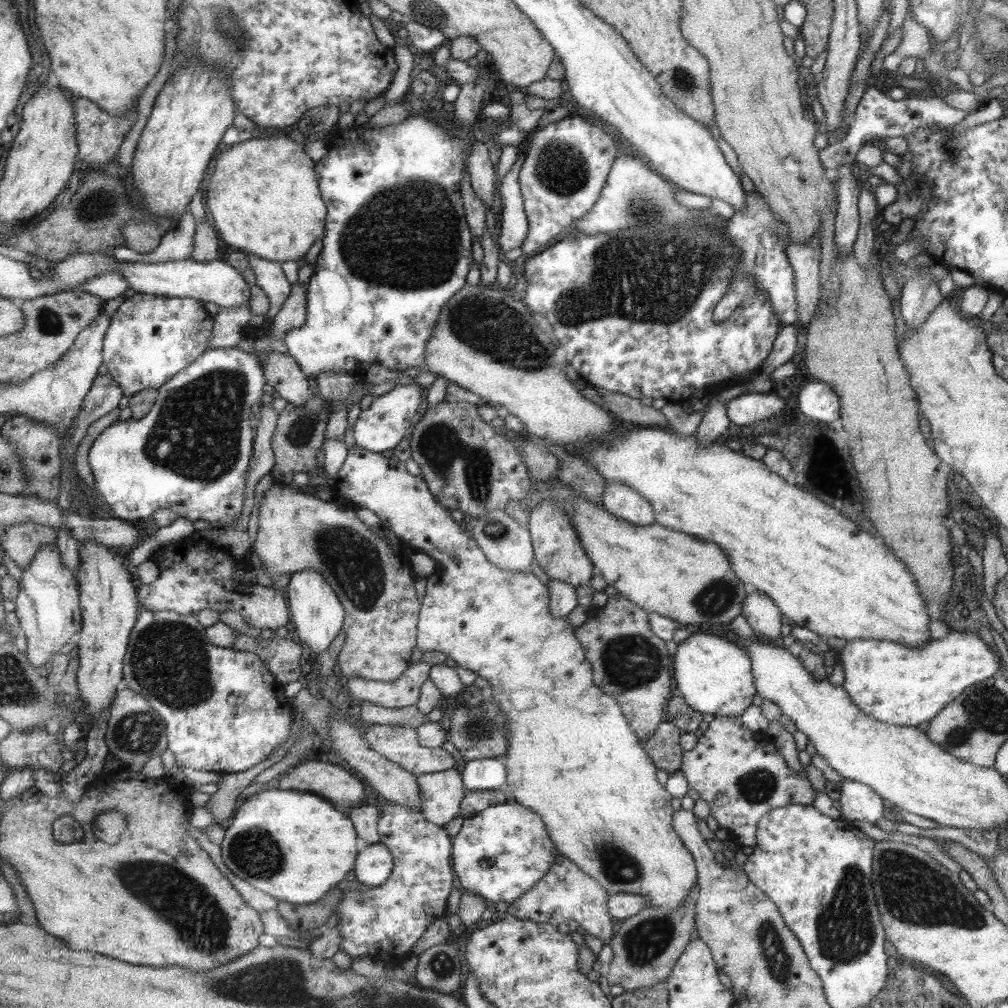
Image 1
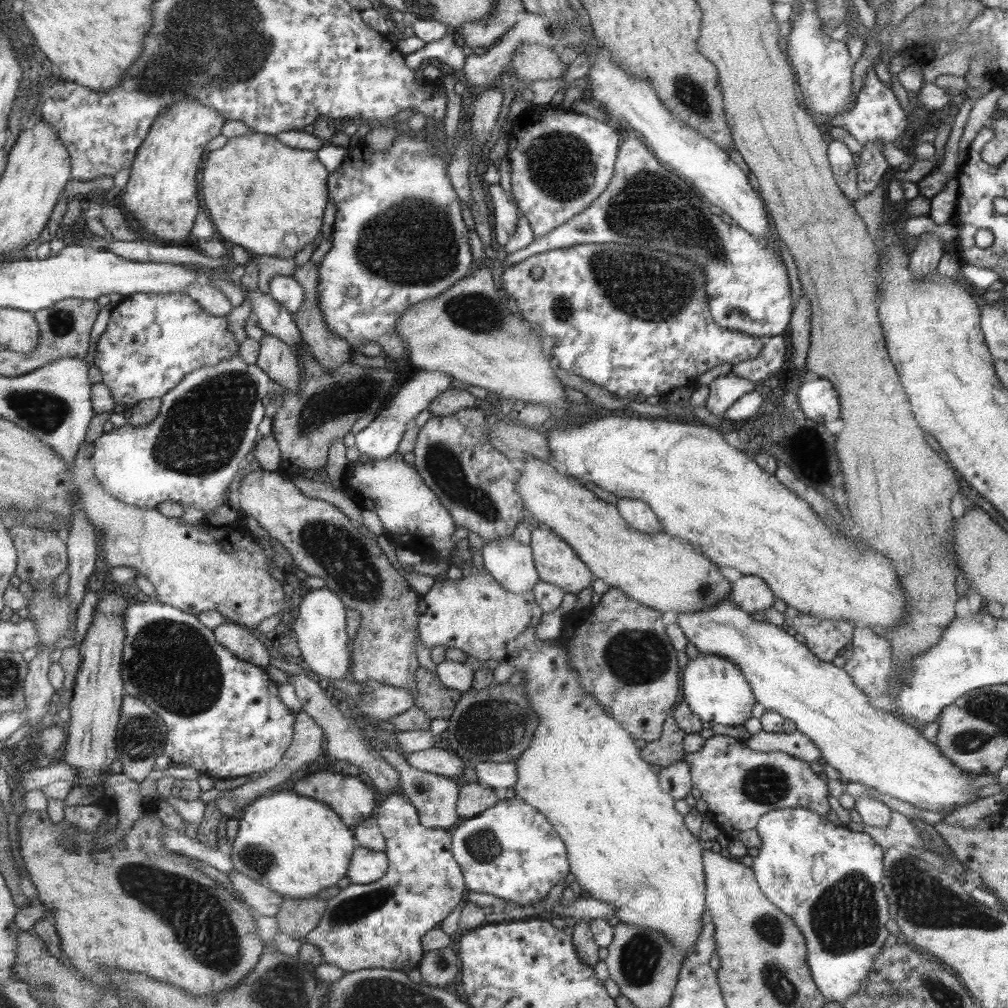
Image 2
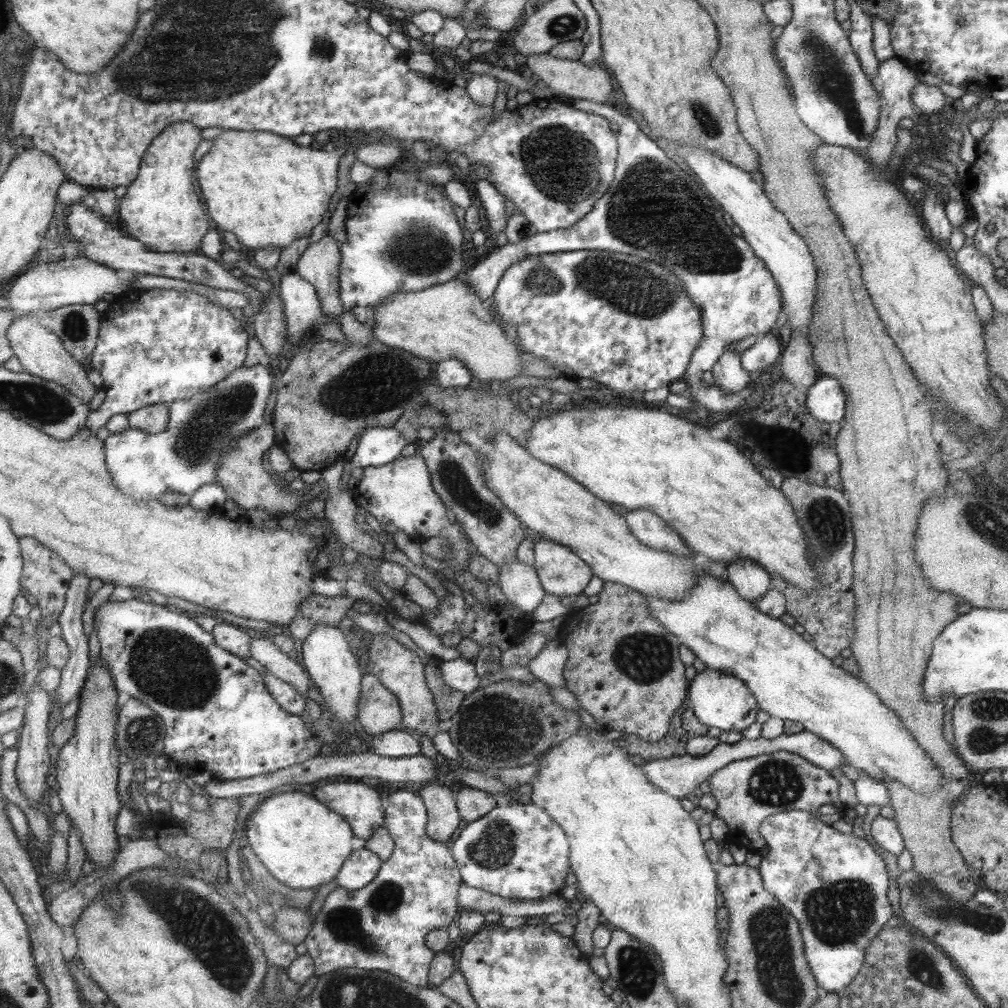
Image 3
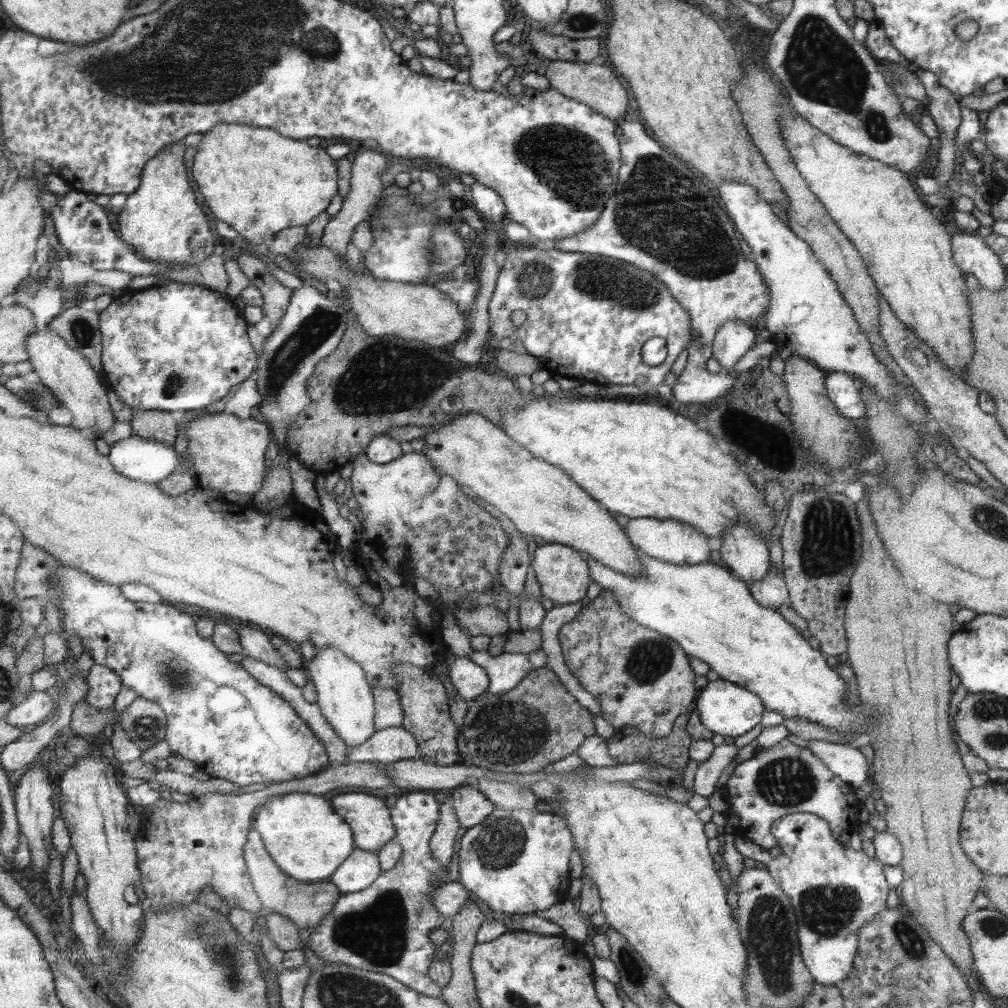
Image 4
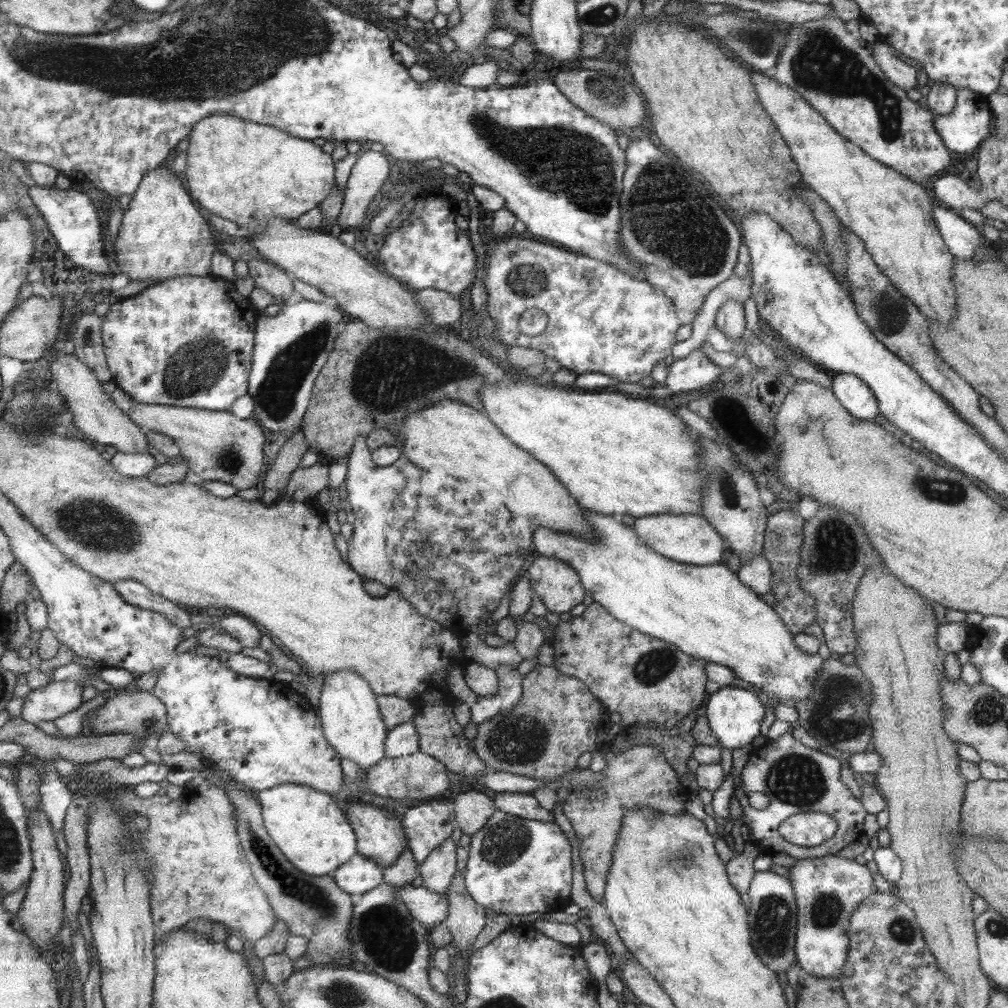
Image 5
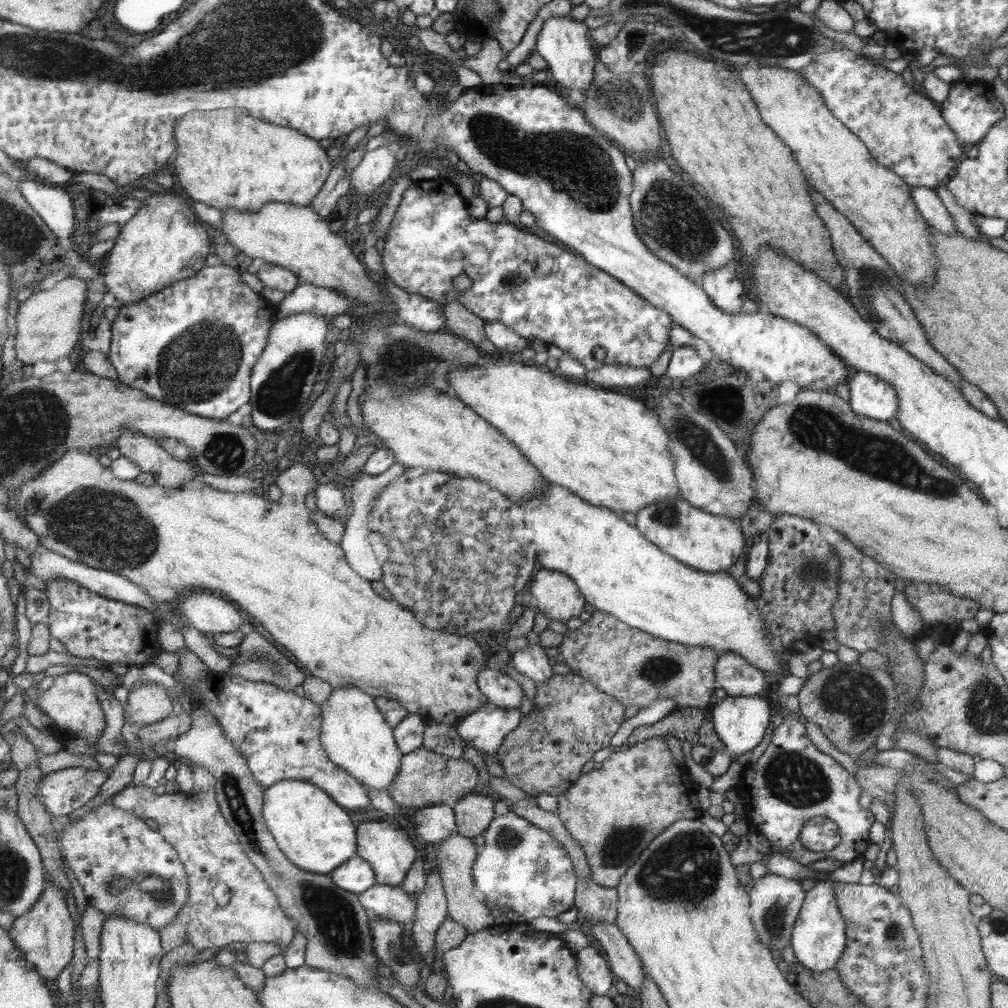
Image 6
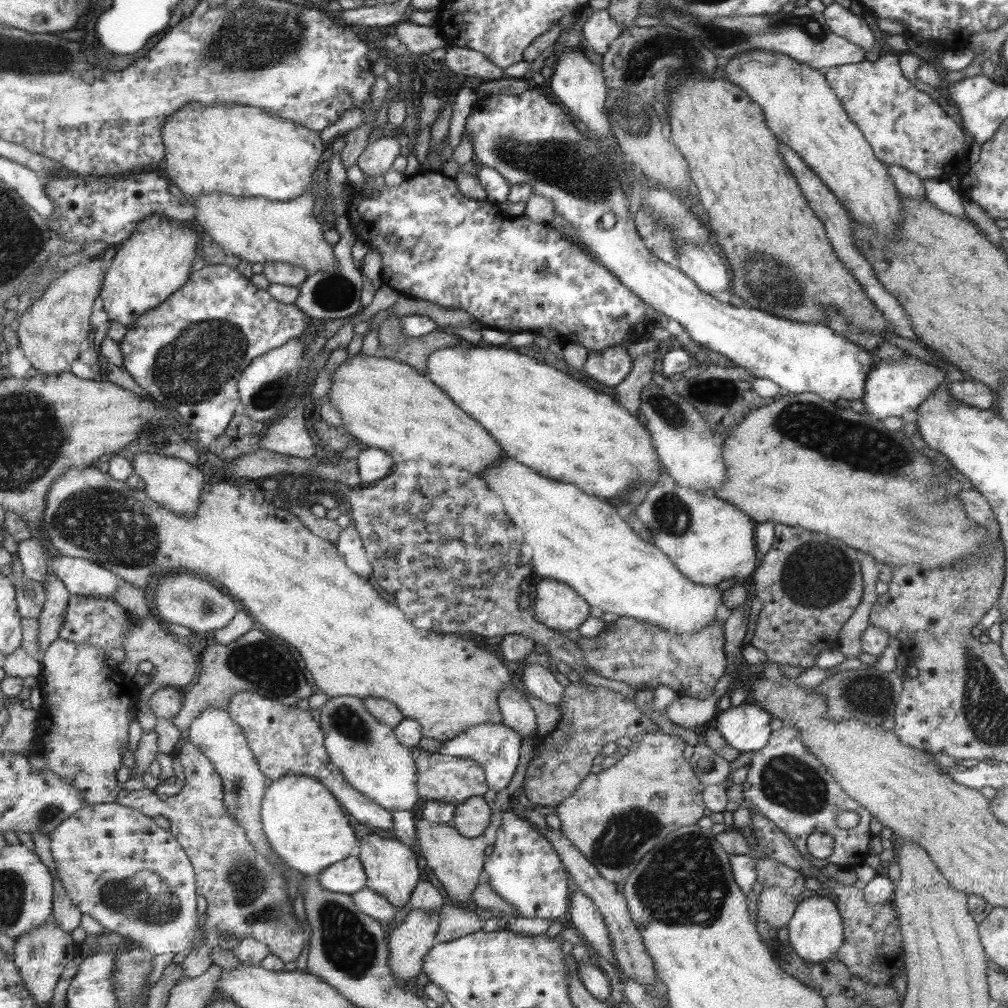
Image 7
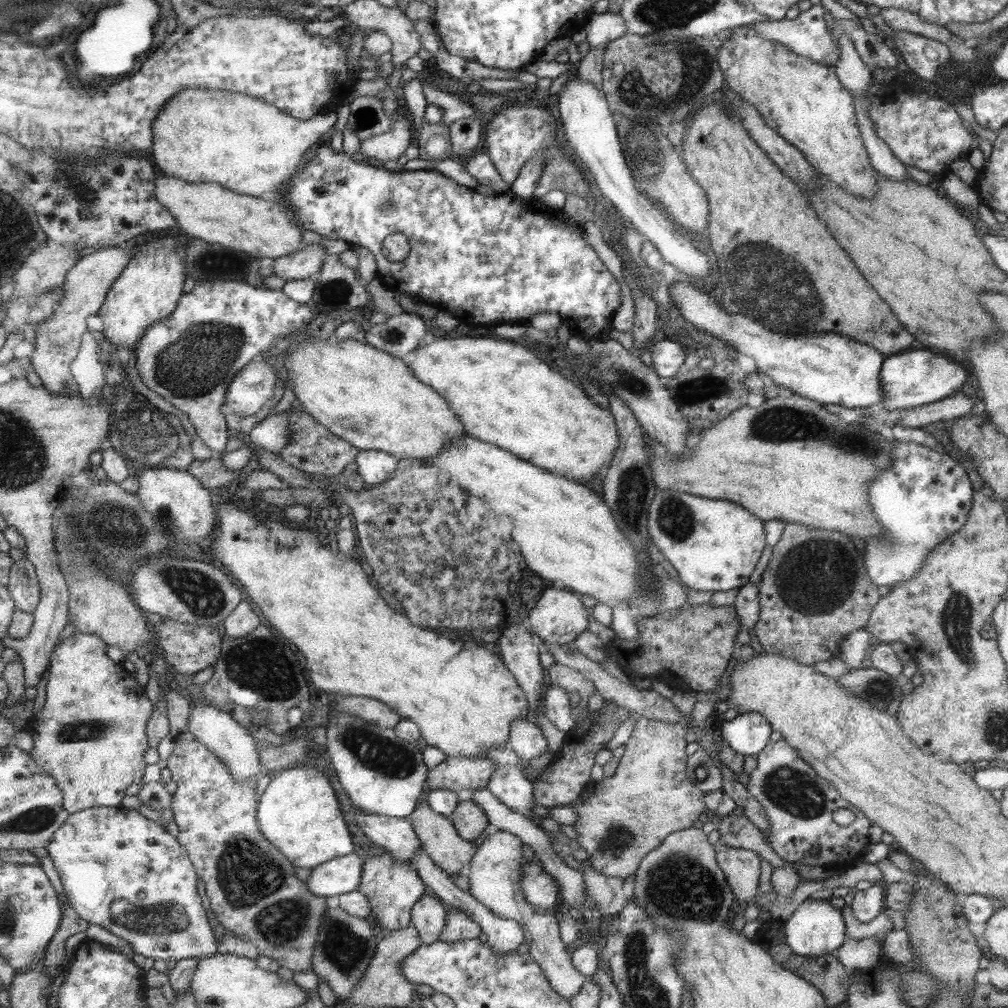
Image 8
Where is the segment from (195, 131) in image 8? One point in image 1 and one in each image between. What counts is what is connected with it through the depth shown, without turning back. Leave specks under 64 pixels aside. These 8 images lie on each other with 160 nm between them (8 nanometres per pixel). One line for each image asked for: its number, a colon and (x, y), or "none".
1: (263, 195)
2: (255, 191)
3: (266, 191)
4: (259, 182)
5: (248, 173)
6: (225, 159)
7: (239, 150)

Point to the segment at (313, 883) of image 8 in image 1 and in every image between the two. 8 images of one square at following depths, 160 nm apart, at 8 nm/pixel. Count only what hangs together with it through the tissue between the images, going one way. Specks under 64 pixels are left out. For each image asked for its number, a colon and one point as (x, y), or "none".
1: (373, 865)
2: (366, 866)
3: (360, 868)
4: (359, 870)
5: (358, 875)
6: (355, 875)
7: (347, 876)

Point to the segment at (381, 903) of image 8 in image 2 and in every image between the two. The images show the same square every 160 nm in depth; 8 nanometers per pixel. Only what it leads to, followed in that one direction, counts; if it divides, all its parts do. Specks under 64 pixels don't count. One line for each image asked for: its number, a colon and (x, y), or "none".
2: (352, 801)
3: (359, 805)
4: (366, 815)
5: (380, 839)
6: (386, 847)
7: (390, 868)

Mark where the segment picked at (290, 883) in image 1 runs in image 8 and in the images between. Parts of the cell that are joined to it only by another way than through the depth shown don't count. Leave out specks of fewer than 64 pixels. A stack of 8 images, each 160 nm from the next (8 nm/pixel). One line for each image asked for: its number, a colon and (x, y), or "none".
2: (294, 846)
3: (301, 842)
4: (309, 839)
5: (305, 824)
6: (316, 835)
7: (308, 831)
8: (298, 812)

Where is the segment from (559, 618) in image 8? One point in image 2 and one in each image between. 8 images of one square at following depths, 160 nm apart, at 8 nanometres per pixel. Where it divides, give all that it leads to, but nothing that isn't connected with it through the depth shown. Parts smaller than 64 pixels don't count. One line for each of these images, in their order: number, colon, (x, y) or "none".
2: (555, 560)
3: (562, 573)
4: (562, 573)
5: (558, 586)
6: (554, 594)
7: (558, 607)

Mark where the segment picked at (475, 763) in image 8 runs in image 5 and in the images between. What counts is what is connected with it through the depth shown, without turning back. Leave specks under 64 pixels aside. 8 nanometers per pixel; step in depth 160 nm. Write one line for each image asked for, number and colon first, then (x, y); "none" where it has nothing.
5: (417, 776)
6: (424, 778)
7: (451, 779)

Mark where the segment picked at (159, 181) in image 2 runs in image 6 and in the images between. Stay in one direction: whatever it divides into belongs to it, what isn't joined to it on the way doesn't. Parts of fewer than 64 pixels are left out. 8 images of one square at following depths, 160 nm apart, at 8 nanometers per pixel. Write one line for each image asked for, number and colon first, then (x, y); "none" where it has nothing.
3: (160, 209)
4: (161, 220)
5: (162, 235)
6: (161, 244)

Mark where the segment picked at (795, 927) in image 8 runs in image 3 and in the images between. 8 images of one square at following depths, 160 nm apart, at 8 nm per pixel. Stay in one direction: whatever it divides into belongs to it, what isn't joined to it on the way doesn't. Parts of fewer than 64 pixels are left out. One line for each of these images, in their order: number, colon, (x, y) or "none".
3: (832, 884)
4: (833, 890)
5: (827, 889)
6: (819, 936)
7: (814, 932)

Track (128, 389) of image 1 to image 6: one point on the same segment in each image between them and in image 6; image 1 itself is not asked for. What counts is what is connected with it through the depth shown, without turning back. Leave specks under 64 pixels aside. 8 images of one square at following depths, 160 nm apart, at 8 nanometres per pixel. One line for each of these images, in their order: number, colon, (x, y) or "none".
2: (152, 341)
3: (155, 346)
4: (177, 346)
5: (186, 341)
6: (191, 345)

